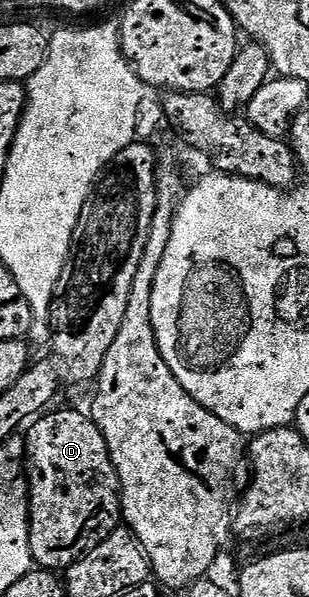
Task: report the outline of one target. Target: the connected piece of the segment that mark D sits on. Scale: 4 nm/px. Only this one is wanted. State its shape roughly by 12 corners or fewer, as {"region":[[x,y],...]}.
{"region":[[86,411],[25,432],[32,561],[66,570],[121,520]]}

